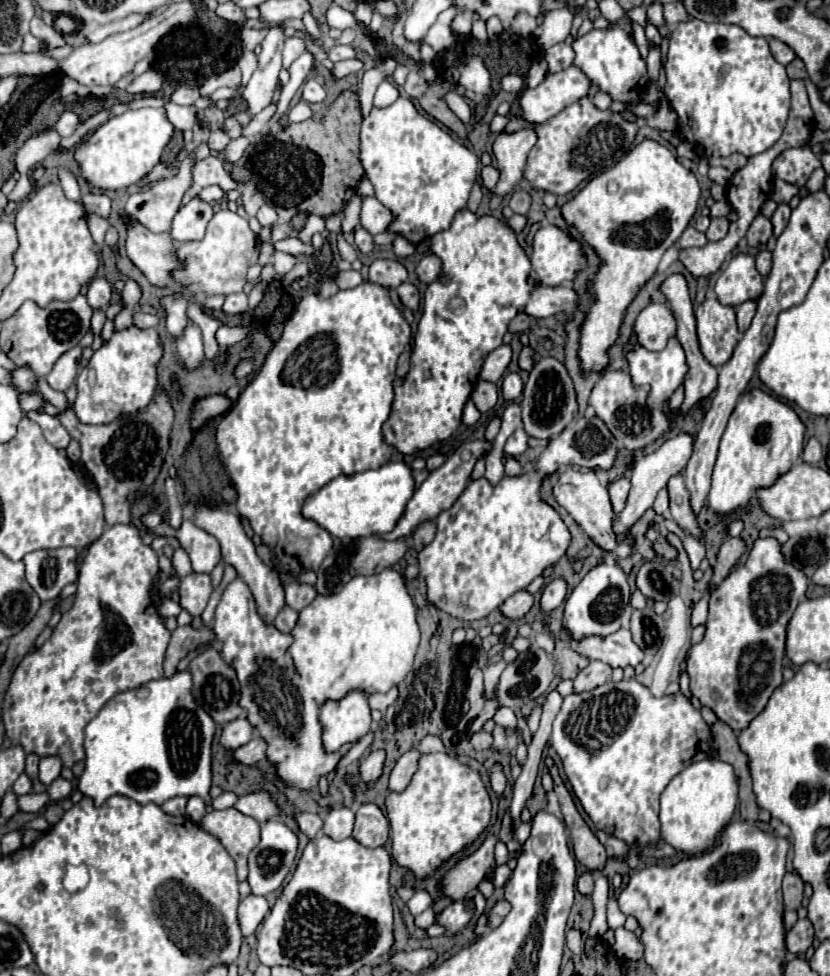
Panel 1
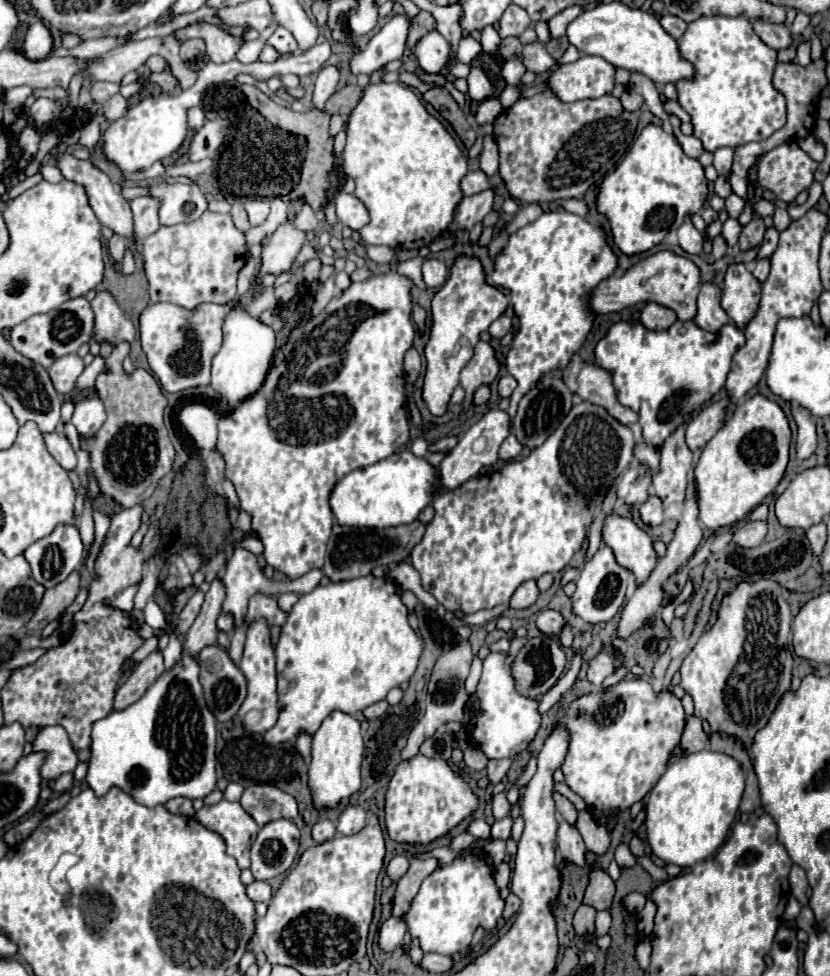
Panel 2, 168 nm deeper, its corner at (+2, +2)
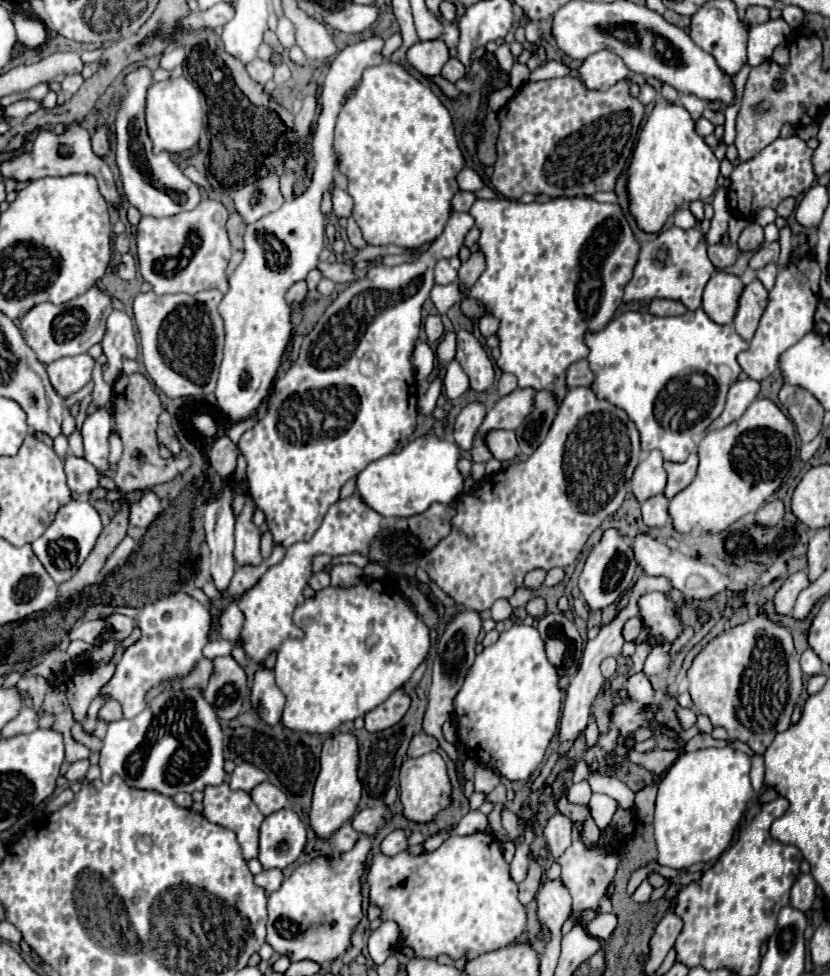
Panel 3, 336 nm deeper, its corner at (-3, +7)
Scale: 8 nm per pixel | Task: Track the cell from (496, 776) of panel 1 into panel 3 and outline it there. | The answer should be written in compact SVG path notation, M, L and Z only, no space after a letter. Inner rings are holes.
M503 808L501 810L501 822L503 822L503 828L509 832L511 840L517 842L517 838L519 838L519 832L517 832L517 814L507 810L507 808Z

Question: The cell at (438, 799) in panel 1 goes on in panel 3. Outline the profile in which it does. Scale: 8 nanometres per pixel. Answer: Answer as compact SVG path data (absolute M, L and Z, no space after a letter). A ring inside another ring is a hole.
M429 752L421 758L407 758L399 774L399 798L403 804L403 816L417 824L433 822L437 812L451 806L451 780L447 776L445 760L437 752Z

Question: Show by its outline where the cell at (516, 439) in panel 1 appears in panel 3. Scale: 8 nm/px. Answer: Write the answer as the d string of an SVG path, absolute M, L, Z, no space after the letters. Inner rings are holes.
M497 430L497 432L489 432L489 436L485 438L489 444L489 450L493 452L493 456L501 462L505 460L513 460L519 452L519 444L515 438L515 432L509 430Z

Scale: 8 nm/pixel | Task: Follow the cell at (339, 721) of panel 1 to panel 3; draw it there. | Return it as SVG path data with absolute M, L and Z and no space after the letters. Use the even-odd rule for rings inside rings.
M337 732L323 742L321 748L321 770L313 788L313 806L311 806L311 826L321 838L329 838L337 828L341 828L355 814L357 802L361 798L359 772L359 744L351 732Z

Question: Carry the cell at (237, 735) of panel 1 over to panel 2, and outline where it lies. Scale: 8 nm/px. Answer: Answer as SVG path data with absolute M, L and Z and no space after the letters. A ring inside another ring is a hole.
M264 619L252 623L248 627L248 637L244 643L244 657L240 661L240 669L248 681L248 695L238 711L238 717L242 719L246 731L252 733L264 733L278 721L278 697L276 697L276 659L274 649L270 645L270 629Z

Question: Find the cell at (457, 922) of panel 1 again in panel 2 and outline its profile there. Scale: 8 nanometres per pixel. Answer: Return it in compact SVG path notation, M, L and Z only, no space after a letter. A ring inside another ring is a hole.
M462 855L448 865L440 865L430 873L418 895L412 899L410 909L404 915L408 931L418 939L424 953L454 955L464 953L472 941L472 935L478 927L486 933L492 933L502 917L504 899L494 881L492 867L482 855Z

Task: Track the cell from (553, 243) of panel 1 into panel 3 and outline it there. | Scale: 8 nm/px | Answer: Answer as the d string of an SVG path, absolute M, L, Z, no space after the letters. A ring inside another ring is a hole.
M497 198L497 200L475 200L475 204L471 206L471 216L475 218L475 224L481 228L481 238L479 238L479 246L485 252L487 258L487 266L485 272L481 274L481 278L475 282L475 286L471 288L471 296L475 300L481 300L481 304L485 306L487 314L499 316L501 320L501 328L497 332L501 344L501 356L497 360L497 366L503 372L511 372L517 376L519 380L519 388L535 388L535 390L543 390L547 386L551 386L555 382L555 378L559 374L563 374L571 364L579 362L581 358L587 358L589 348L585 344L585 334L587 332L599 332L615 314L621 298L623 298L623 288L629 282L629 276L633 274L633 264L637 262L637 252L639 252L639 244L633 238L633 232L621 212L621 208L617 204L601 204L595 202L593 198L553 198L545 204L539 202L531 202L531 204L523 204L519 200L509 200L509 198Z

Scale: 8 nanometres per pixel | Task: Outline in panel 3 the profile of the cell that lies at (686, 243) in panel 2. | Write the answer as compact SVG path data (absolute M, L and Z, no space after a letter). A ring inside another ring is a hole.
M679 208L675 214L673 214L673 220L675 220L675 226L679 226L681 230L691 230L697 226L697 220L695 216L689 212L689 208Z

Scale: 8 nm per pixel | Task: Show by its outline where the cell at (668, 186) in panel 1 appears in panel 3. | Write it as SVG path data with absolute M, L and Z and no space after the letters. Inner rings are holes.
M657 104L649 114L627 170L629 212L647 234L657 234L667 218L693 200L707 200L717 188L719 160L695 134L695 122L679 104Z

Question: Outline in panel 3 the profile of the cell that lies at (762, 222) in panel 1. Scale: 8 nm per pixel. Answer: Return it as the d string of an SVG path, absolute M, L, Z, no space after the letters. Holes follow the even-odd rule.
M751 222L739 236L739 250L741 252L755 252L763 244L763 228L755 222Z

